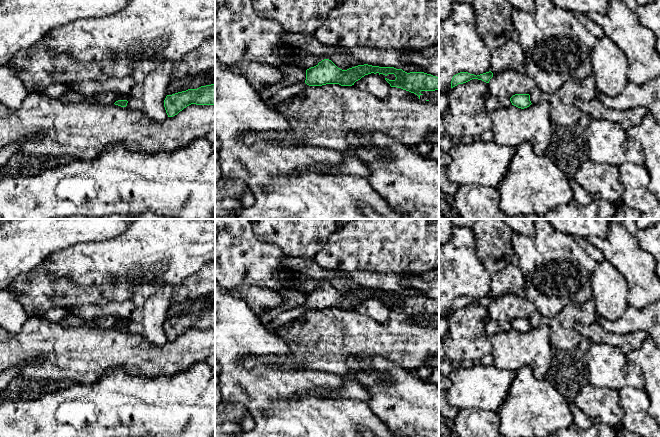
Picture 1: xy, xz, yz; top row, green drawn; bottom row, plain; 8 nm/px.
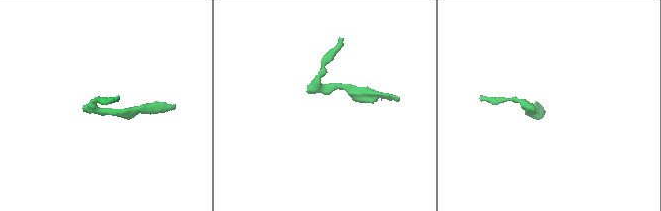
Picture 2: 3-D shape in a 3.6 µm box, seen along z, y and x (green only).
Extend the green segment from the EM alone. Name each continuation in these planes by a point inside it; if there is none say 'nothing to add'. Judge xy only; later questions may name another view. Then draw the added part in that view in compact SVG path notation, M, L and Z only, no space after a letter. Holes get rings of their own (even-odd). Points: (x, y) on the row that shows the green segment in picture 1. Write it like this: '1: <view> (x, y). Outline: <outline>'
nothing to add

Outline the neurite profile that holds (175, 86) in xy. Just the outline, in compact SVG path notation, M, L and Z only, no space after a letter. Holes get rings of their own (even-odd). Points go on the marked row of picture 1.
M184 78L181 80L171 80L170 84L168 85L166 94L172 95L178 92L186 91L188 84L189 78Z

